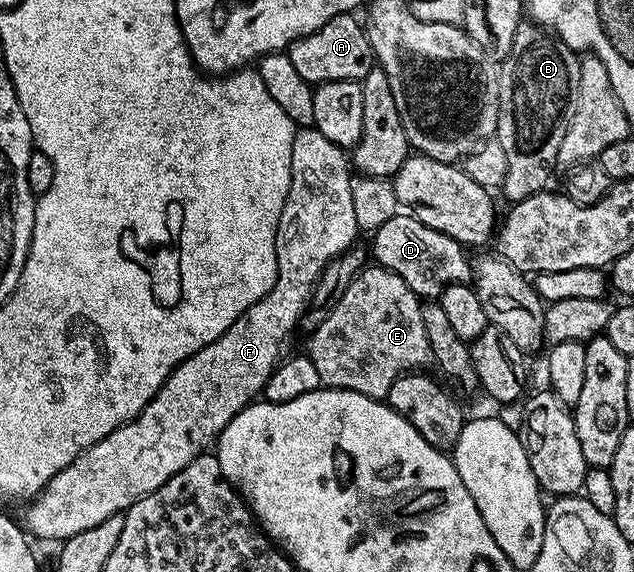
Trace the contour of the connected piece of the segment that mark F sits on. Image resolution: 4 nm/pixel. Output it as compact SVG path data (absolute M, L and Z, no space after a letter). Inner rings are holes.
M315 129L297 130L294 137L294 145L292 146L290 189L286 197L286 205L282 205L282 217L278 221L278 229L276 230L277 269L274 289L270 289L270 293L266 293L266 297L262 297L262 301L250 305L250 309L246 309L246 313L242 313L242 317L238 317L238 321L234 321L234 325L230 325L230 329L226 329L226 333L222 333L222 337L218 337L218 341L207 343L202 350L191 355L186 361L182 361L180 366L175 367L172 370L172 376L160 386L158 393L140 410L140 414L136 418L126 425L114 429L114 433L102 437L102 441L90 445L90 449L81 451L78 457L74 457L74 461L70 461L70 465L66 465L66 469L62 469L40 490L40 494L25 506L28 508L24 511L24 519L22 518L23 526L26 528L29 536L35 537L37 535L40 539L63 541L74 537L74 533L86 533L86 529L94 529L94 525L102 525L102 521L106 521L106 517L114 517L127 512L128 508L136 504L142 497L154 493L162 485L166 485L166 481L170 481L170 477L174 477L182 469L186 469L186 465L190 465L190 461L194 461L199 455L205 454L215 444L219 435L224 432L226 425L230 425L230 421L234 416L263 392L266 381L274 373L274 369L279 367L282 362L282 356L285 354L285 352L283 353L284 342L291 337L292 330L294 332L297 330L300 318L304 316L305 311L308 309L308 302L312 300L312 294L316 288L317 281L320 279L320 274L324 272L326 265L330 265L339 255L344 254L349 247L357 242L358 228L354 221L354 205L350 198L350 185L353 178L353 172L350 170L350 159L346 154L345 148L334 145L334 141L326 141L326 137L322 137L322 133L318 133Z

